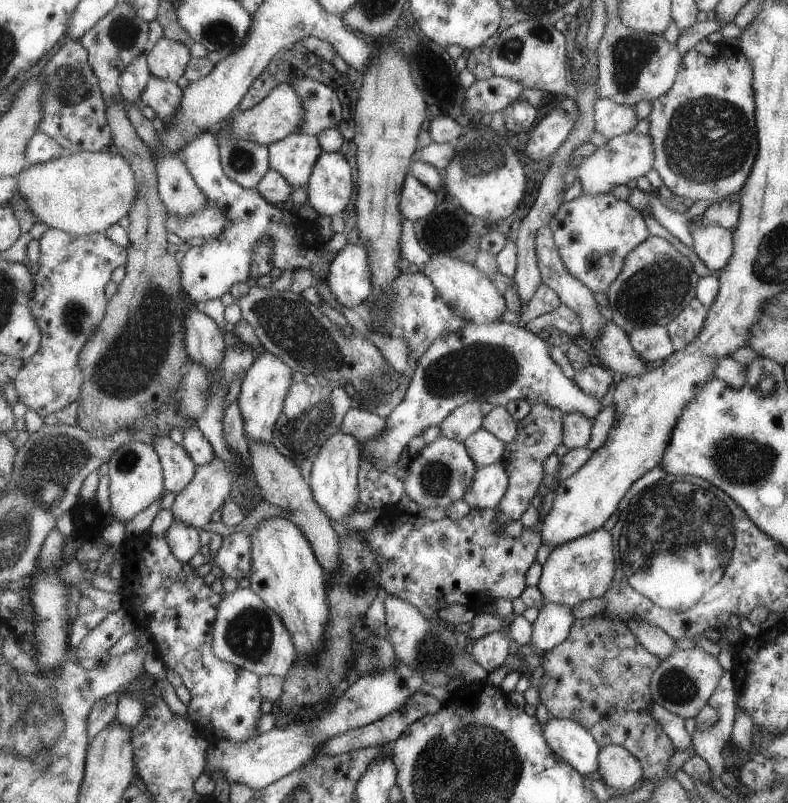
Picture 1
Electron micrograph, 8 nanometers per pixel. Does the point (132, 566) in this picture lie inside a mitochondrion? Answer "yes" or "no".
no

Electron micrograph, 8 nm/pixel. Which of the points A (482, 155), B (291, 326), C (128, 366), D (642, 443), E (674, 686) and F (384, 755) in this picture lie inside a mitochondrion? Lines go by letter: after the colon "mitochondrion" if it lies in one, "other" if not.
A: mitochondrion
B: mitochondrion
C: mitochondrion
D: other
E: mitochondrion
F: other

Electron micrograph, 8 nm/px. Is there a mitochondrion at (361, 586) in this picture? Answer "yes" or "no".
yes

